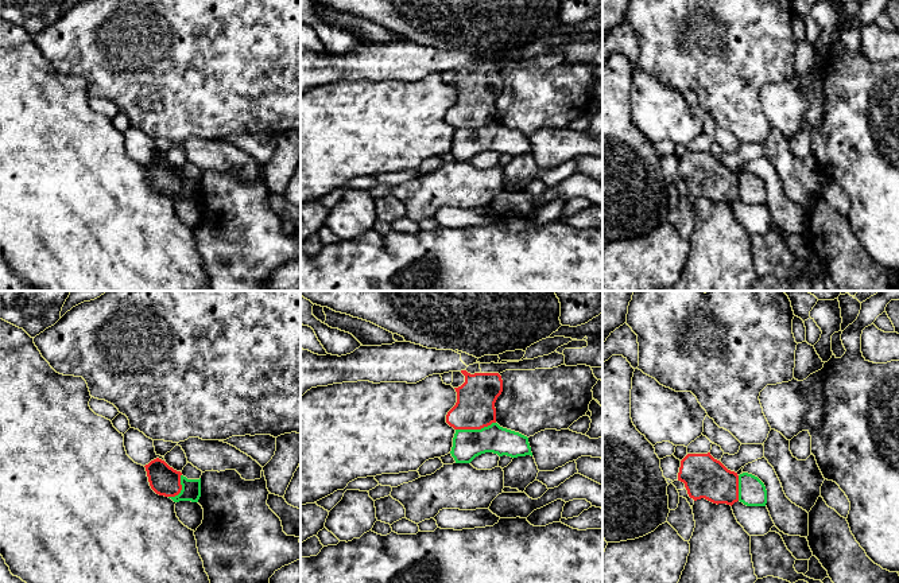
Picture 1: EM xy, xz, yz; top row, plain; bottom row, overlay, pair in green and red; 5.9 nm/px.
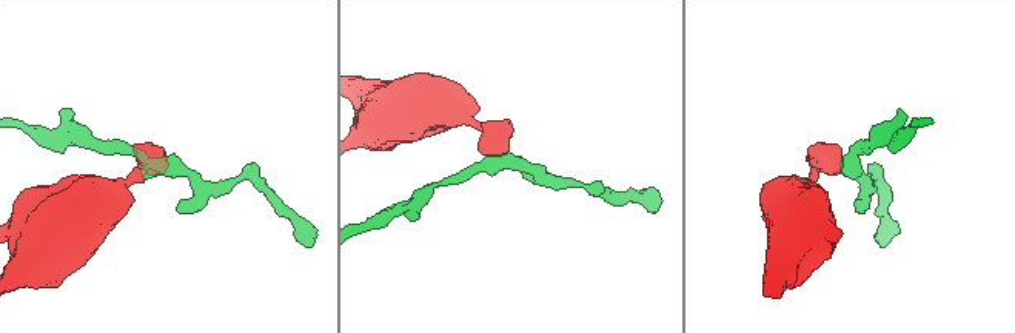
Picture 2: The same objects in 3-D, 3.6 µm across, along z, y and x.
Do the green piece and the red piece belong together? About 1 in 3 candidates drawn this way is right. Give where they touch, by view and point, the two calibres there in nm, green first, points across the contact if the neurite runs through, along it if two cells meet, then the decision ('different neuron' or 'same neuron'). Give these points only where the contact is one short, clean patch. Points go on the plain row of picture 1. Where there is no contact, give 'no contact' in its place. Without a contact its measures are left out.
xz (475, 128) | 180/240 nm | along xz (495, 120), (480, 127), (456, 128) | different neuron

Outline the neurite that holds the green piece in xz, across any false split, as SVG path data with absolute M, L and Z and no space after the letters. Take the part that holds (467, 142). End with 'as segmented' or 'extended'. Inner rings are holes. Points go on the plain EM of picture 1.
M492 121L481 128L456 128L452 155L456 162L470 162L476 155L493 151L511 156L531 153L528 136Z; as segmented

